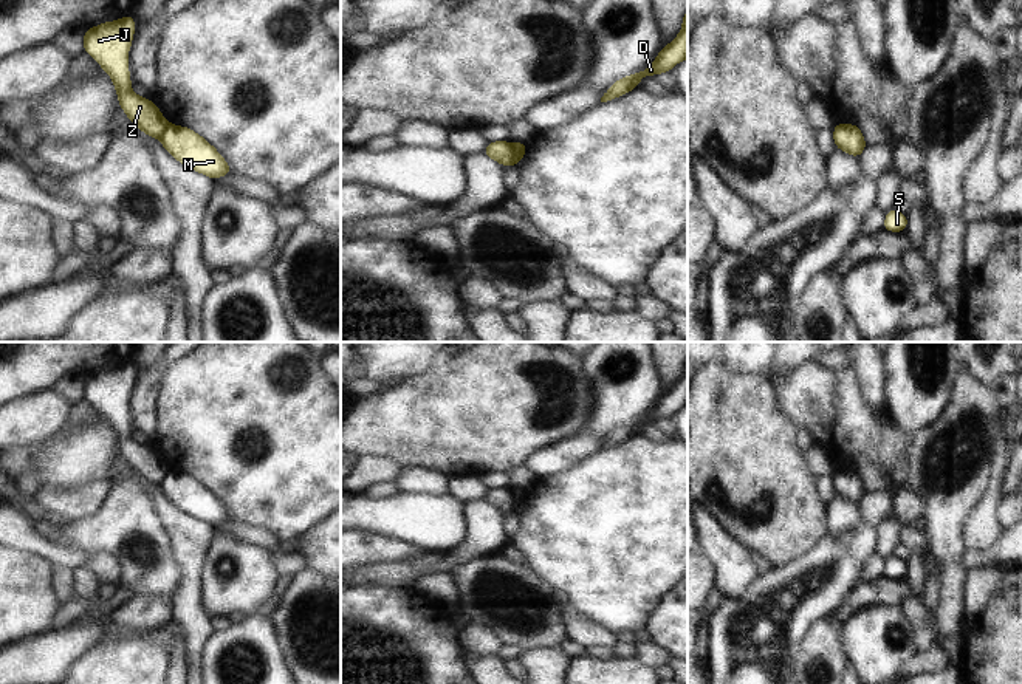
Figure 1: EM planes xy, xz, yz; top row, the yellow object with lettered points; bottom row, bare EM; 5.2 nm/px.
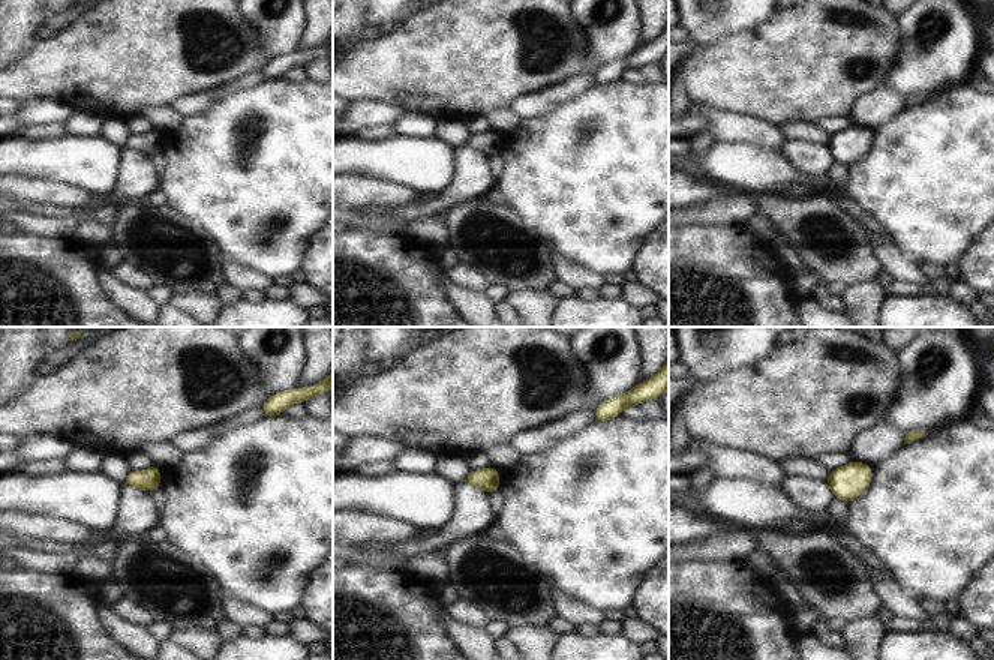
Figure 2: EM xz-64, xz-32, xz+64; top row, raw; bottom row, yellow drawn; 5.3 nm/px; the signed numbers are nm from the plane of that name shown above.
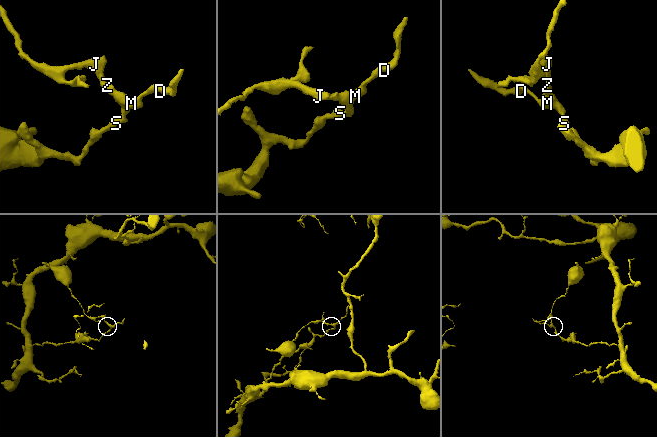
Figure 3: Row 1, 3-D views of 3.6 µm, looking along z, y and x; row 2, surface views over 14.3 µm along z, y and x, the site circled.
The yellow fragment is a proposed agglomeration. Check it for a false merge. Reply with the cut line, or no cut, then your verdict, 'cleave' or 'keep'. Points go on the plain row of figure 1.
cut xz (510, 491), (513, 511); cleave

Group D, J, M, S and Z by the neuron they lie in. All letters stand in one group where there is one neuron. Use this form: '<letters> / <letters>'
D M S / J Z

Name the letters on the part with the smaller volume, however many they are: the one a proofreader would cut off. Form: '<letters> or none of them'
J, Z

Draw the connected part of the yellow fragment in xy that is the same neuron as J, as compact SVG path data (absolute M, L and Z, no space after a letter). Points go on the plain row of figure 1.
M129 361L82 378L84 398L90 401L115 429L118 449L127 464L147 483L159 484L167 467L159 455L144 443L132 439L127 404L135 382L135 364Z

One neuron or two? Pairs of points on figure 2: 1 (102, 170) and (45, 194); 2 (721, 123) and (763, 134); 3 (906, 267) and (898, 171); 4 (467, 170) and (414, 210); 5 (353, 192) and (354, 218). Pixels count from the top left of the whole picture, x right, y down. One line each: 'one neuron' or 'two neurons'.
1: two neurons
2: one neuron
3: two neurons
4: one neuron
5: two neurons

